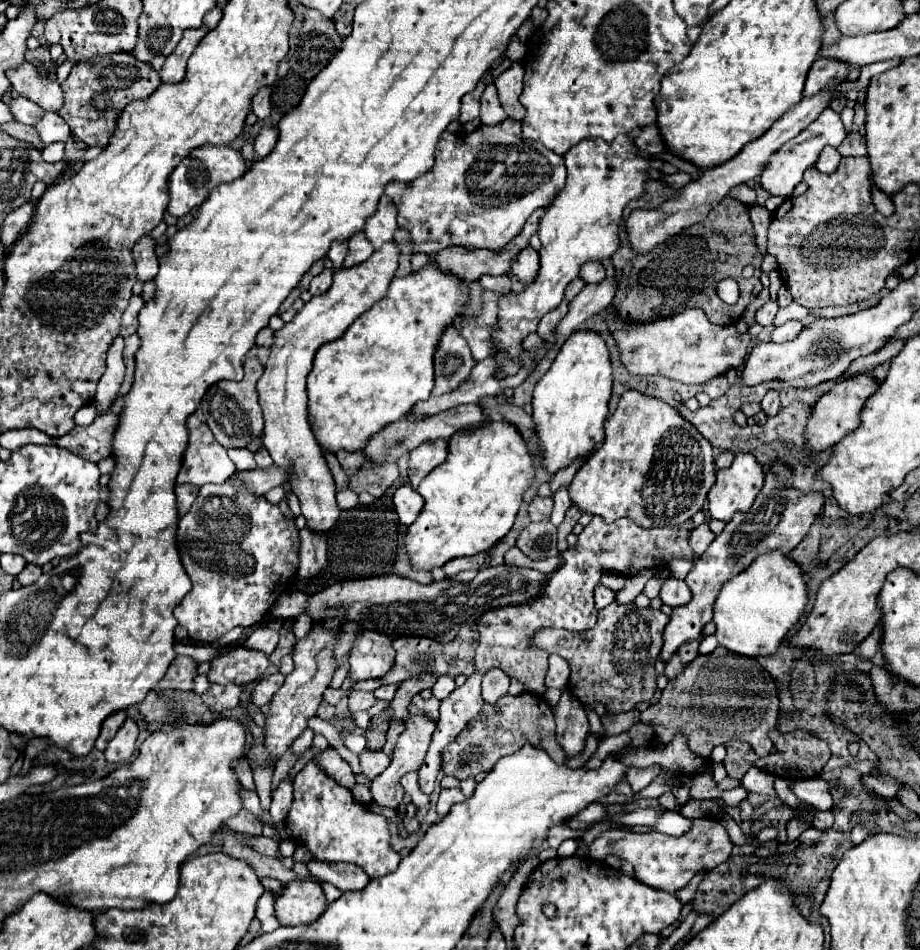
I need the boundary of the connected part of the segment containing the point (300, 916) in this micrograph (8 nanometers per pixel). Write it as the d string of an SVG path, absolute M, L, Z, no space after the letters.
M293 880L275 902L275 916L281 926L315 922L327 908L325 892L315 880Z

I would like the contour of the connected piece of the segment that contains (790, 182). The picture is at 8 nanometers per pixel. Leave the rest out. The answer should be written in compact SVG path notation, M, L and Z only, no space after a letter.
M825 108L825 112L815 122L811 122L807 128L803 128L803 132L799 132L799 136L791 138L787 144L783 144L783 148L779 148L775 152L775 156L771 156L767 168L763 168L763 172L759 174L759 186L763 190L767 190L771 196L789 198L793 194L795 186L803 180L803 172L811 166L815 166L819 152L825 146L833 146L833 148L841 146L845 136L847 136L847 130L845 130L839 114L833 112L831 108Z

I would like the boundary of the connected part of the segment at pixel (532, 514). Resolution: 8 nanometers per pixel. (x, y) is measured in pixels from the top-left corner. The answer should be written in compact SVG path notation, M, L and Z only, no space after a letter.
M535 496L535 498L531 500L529 508L527 508L527 514L529 514L529 518L531 518L533 522L537 522L537 520L545 520L545 518L549 518L551 510L553 510L553 500L551 500L551 498Z

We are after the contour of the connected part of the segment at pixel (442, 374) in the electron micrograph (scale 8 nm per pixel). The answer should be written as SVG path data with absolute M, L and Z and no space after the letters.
M451 324L435 348L435 388L433 396L453 392L473 370L475 360L461 332Z

